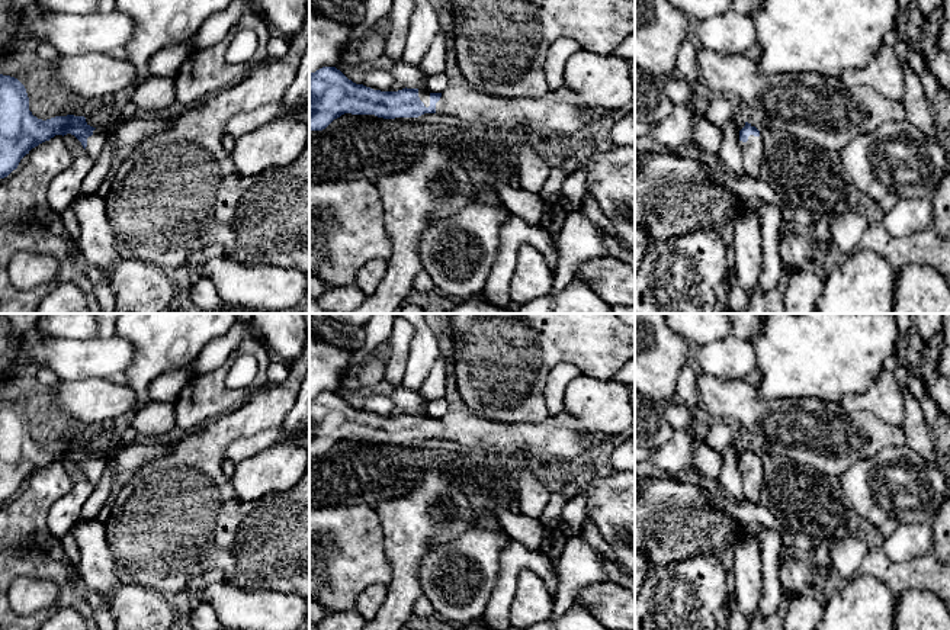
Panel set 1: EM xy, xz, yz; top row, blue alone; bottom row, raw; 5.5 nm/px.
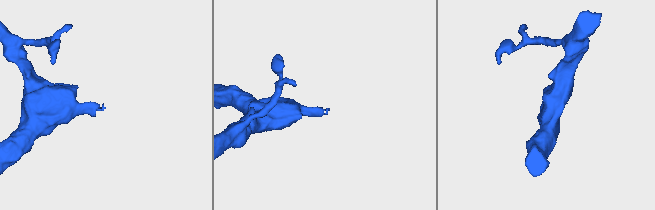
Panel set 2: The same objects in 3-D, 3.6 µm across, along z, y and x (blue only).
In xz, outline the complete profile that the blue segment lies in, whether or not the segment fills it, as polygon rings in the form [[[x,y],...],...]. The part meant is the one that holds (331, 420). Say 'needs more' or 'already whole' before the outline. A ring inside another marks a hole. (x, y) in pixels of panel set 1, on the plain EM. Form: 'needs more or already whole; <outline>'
needs more; [[[336,392],[309,399],[309,456],[322,456],[344,438],[375,440],[383,444],[418,443],[424,438],[452,440],[495,454],[580,456],[610,437],[582,433],[565,411],[543,422],[504,424],[469,411],[449,411],[442,418],[420,414],[381,417],[356,409]]]

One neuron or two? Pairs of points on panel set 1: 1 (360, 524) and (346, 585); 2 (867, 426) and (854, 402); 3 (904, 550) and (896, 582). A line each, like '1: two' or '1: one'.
1: one
2: two
3: two

